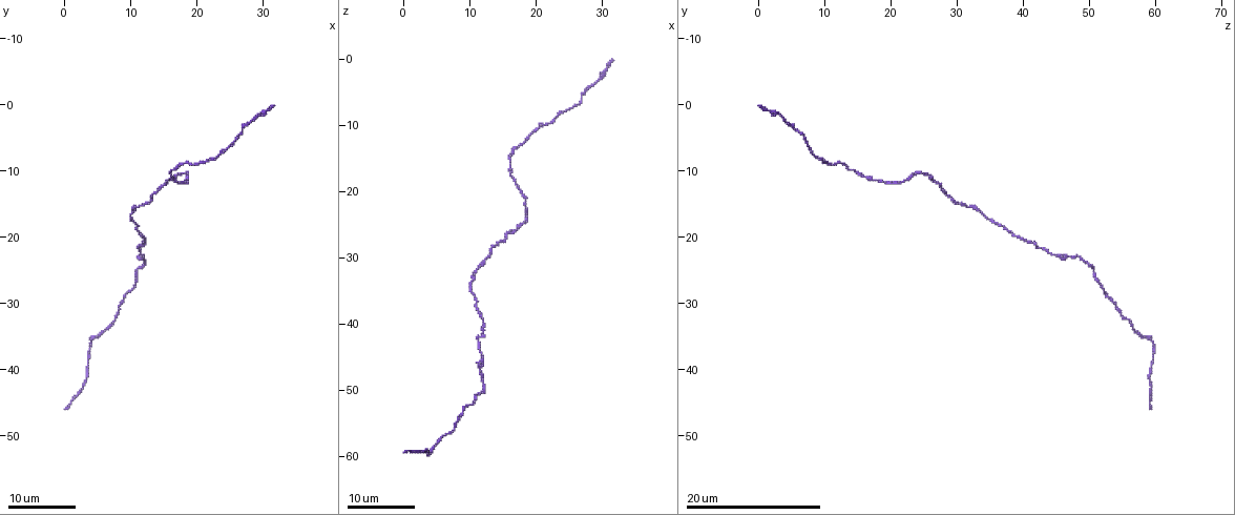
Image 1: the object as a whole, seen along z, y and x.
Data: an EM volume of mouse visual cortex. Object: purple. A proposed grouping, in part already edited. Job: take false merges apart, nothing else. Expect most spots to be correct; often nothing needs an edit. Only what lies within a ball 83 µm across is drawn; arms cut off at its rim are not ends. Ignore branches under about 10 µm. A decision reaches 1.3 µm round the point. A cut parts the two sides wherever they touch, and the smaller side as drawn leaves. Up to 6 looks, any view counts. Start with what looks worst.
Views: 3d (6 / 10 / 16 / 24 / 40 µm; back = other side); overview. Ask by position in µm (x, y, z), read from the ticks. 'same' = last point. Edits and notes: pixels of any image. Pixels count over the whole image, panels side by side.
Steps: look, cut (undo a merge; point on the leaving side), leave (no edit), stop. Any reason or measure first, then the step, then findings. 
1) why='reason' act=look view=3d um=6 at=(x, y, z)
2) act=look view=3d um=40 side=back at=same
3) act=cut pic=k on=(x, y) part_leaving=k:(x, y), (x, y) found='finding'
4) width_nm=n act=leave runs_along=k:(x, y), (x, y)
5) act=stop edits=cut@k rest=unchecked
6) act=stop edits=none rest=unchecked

why='a narrow waist' act=look view=3d um=16 at=(23.0, 7.5, 8.5)

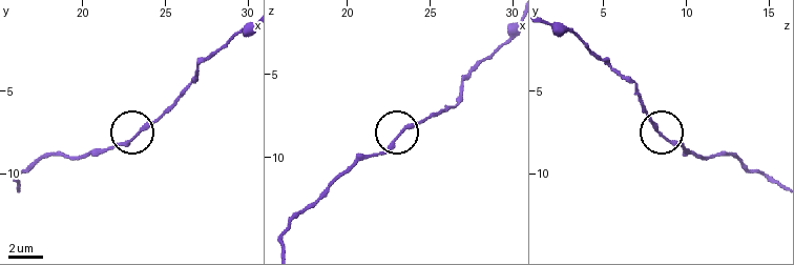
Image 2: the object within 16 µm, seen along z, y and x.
why='closer look' act=look view=3d um=10 at=(23.1, 7.6, 8.6)

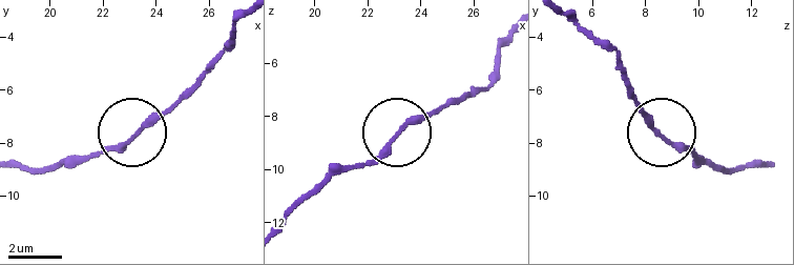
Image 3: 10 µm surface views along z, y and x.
width_nm=180 act=leave found='one neuron here'

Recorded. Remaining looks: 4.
why='sudden change in width' act=look view=3d um=24 at=(11.5, 22.0, 43.0)

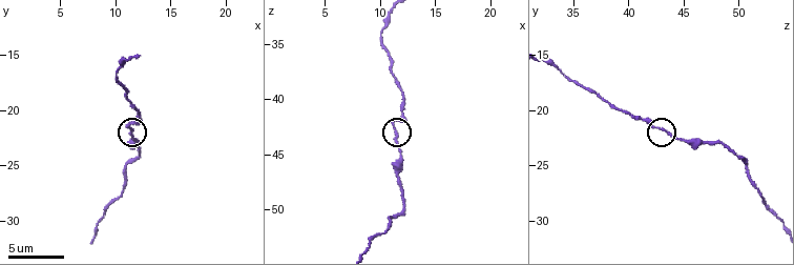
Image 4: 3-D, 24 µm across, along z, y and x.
why='zoom in' act=look view=3d um=10 at=(11.2, 21.6, 43.0)

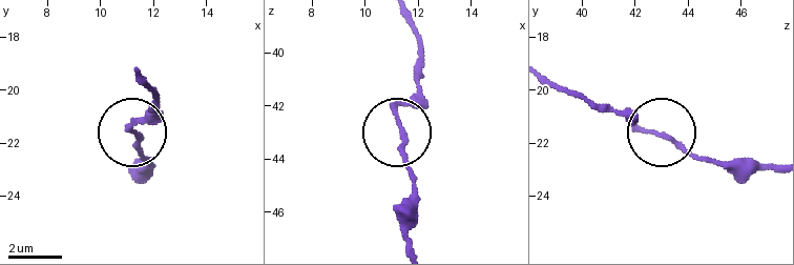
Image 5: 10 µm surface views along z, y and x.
act=look view=3d um=6 at=(11.4, 21.6, 42.8)

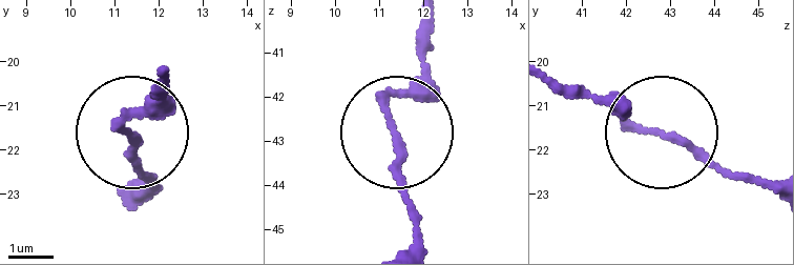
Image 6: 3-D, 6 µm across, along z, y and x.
act=leave found='one neuron here'

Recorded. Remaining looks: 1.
act=stop edits=none rest=unchecked

